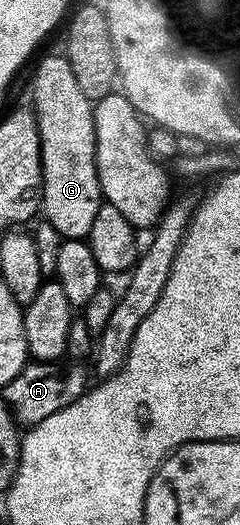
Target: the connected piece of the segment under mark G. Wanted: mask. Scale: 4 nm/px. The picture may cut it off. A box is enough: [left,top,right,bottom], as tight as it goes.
[31,55,105,240]

